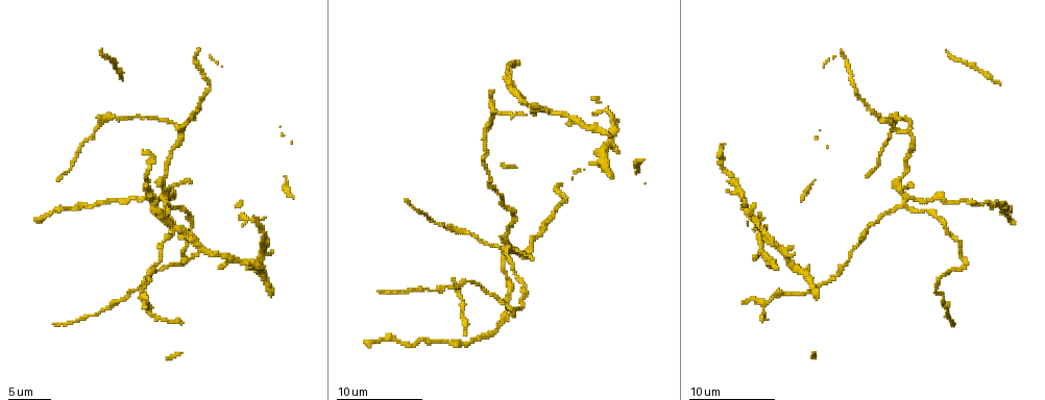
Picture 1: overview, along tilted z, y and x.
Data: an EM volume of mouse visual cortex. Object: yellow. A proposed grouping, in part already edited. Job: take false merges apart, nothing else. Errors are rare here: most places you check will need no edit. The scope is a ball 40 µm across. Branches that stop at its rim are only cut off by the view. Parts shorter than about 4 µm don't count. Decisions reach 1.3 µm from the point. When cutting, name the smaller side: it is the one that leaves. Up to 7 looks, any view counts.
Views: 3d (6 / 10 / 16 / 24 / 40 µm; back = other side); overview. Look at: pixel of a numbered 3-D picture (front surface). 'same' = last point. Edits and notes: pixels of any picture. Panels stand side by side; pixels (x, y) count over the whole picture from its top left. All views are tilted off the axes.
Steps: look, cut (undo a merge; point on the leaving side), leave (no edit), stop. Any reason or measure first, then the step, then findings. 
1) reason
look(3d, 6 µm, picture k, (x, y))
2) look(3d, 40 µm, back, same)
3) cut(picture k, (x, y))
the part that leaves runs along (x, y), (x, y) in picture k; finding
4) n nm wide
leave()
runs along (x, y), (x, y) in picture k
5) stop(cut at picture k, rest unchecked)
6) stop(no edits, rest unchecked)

three-way junction
look(3d, 10 µm, picture 1, (906, 132))

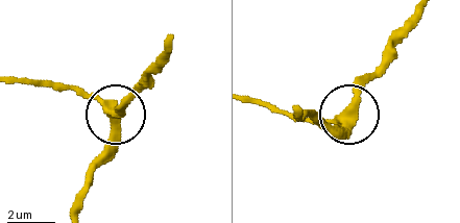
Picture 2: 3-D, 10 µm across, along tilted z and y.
3 arms
leave()
continuous, no second cell

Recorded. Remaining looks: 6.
look(3d, 10 µm, picture 1, (489, 172))

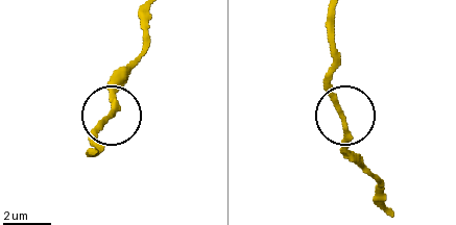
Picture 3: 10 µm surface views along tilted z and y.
210 nm wide
leave()
one cell here

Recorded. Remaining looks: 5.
two arms in line, one across
look(3d, 10 µm, picture 1, (907, 196))

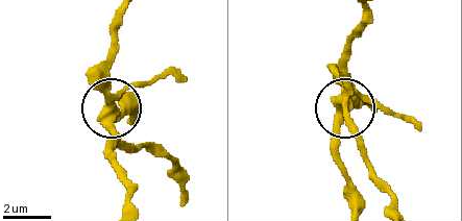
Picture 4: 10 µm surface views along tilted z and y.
350 nm wide
leave()
runs along (361, 8), (360, 31), (346, 55), (349, 99), (338, 165) in picture 4; continuous, no second cell

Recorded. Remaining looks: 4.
sudden change in width
look(3d, 6 µm, picture 1, (103, 310))

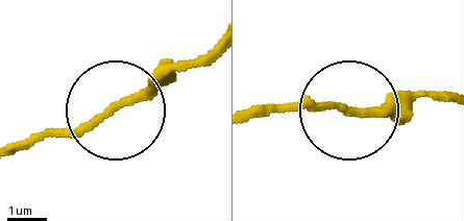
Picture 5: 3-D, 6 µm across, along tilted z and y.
look(3d, 6 µm, back, picture 5, (352, 112))

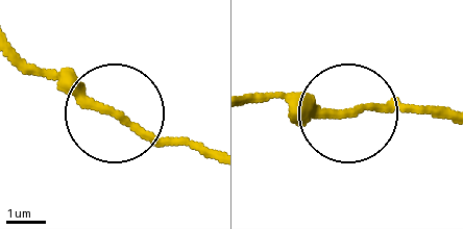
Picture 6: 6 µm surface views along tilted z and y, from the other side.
leave()
runs along (252, 102), (294, 92), (337, 113), (437, 104) in picture 6; one cell here

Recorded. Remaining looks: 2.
stop(no edits, rest unchecked)

